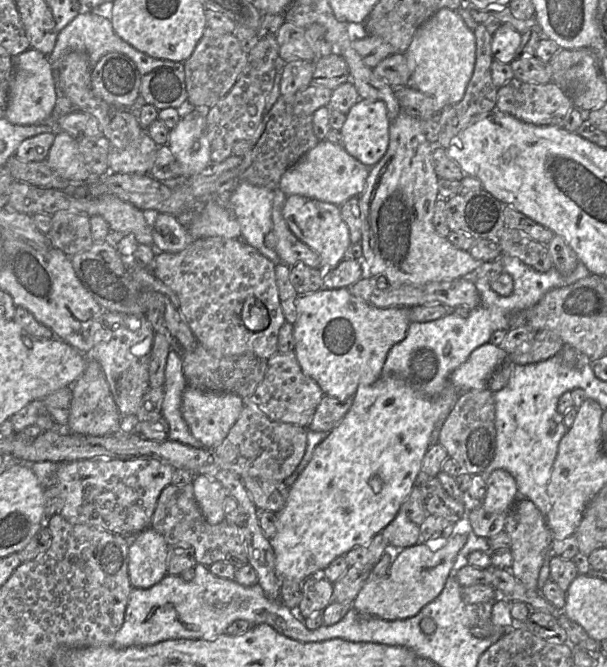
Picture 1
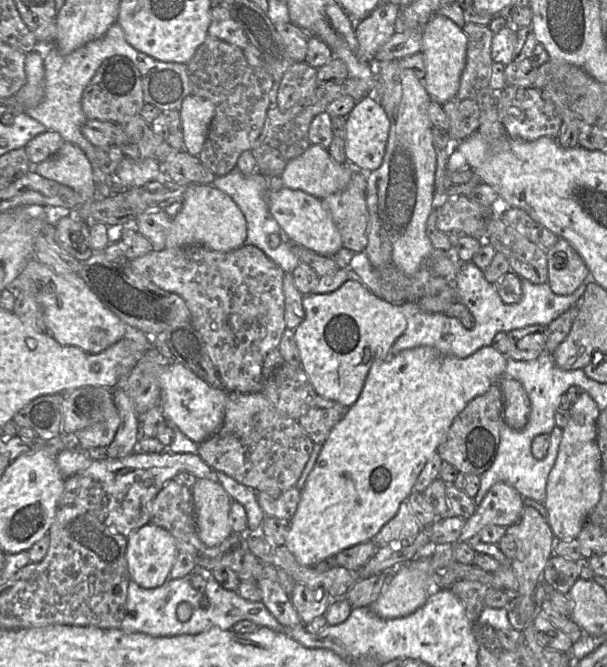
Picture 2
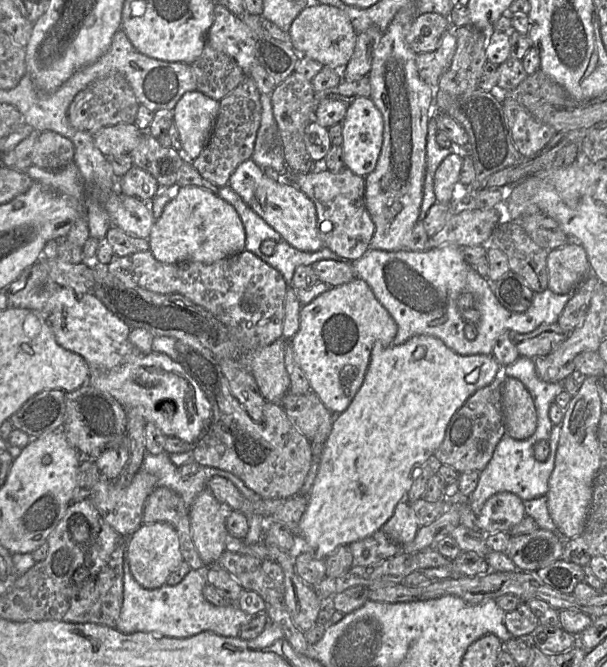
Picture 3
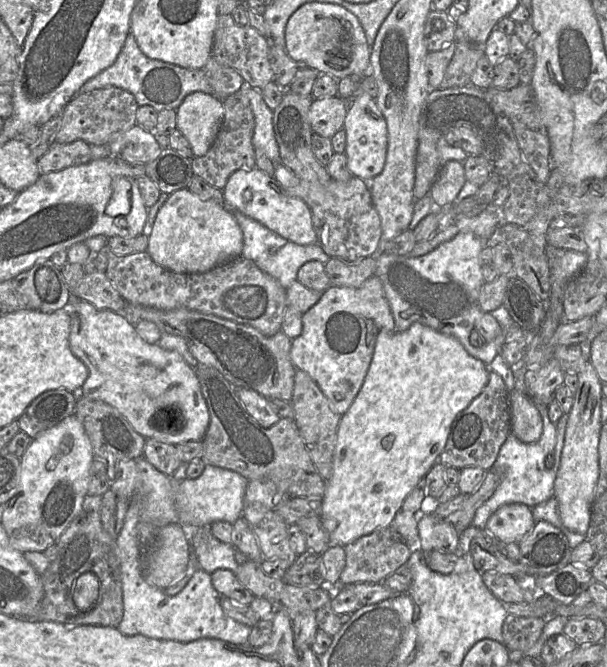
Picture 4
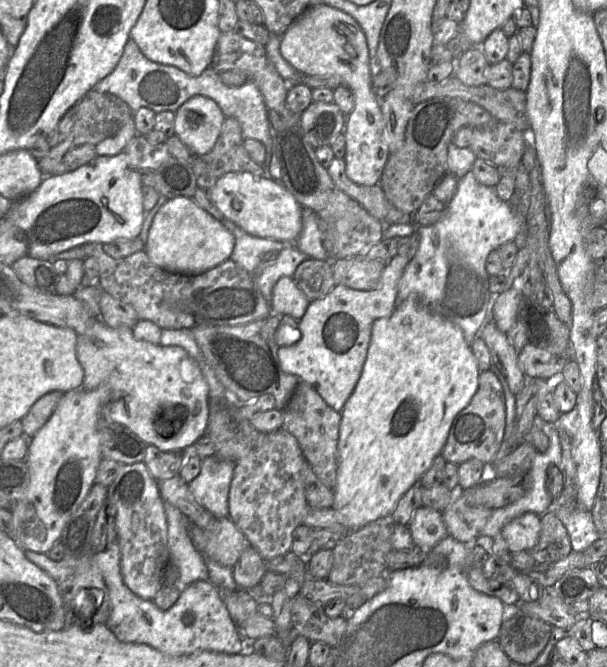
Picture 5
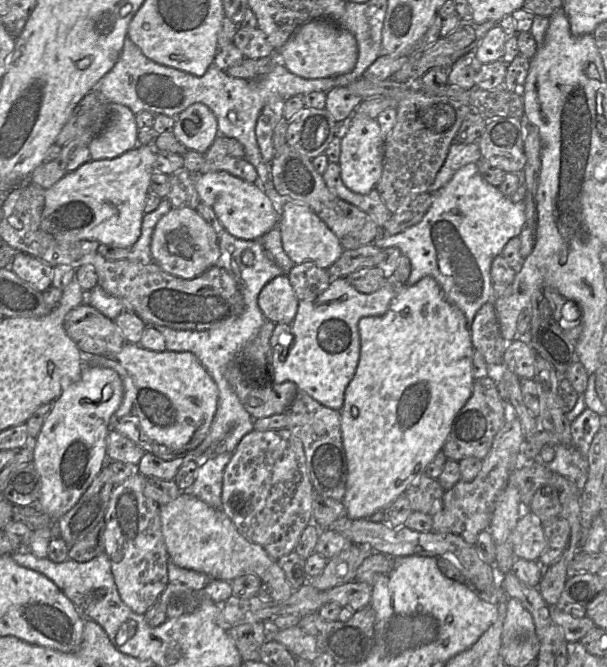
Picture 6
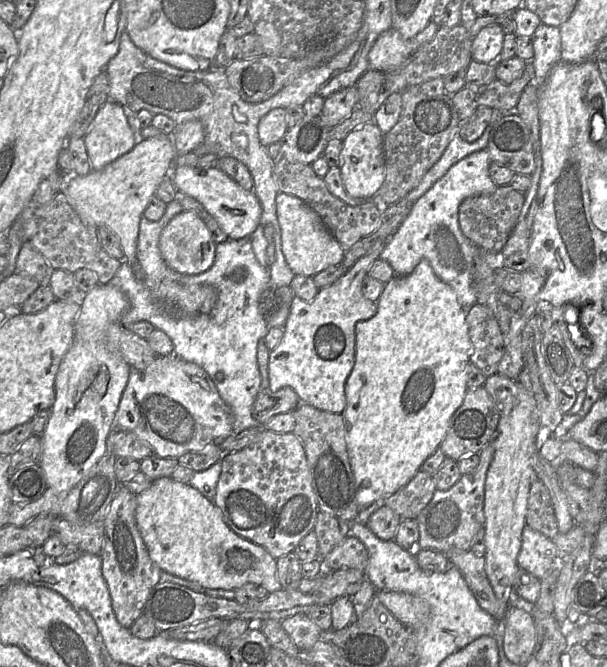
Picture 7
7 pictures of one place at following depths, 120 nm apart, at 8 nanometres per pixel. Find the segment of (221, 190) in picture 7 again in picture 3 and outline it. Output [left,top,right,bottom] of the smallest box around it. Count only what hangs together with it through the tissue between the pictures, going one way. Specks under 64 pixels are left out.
[228,158,324,252]

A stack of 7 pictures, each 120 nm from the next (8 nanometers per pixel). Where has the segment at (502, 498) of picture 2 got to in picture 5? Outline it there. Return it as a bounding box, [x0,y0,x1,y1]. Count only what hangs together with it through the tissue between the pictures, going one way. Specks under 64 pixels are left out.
[501,512,540,553]

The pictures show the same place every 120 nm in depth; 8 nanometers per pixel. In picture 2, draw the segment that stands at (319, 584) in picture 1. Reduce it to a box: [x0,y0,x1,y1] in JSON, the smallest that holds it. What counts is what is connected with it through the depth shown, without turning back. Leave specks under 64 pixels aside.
[290,582,330,624]

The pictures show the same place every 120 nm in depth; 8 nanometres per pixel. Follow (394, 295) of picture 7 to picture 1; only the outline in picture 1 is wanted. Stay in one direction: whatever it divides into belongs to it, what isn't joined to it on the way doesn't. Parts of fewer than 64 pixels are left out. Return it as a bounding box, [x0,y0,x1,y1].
[271,343,507,583]

